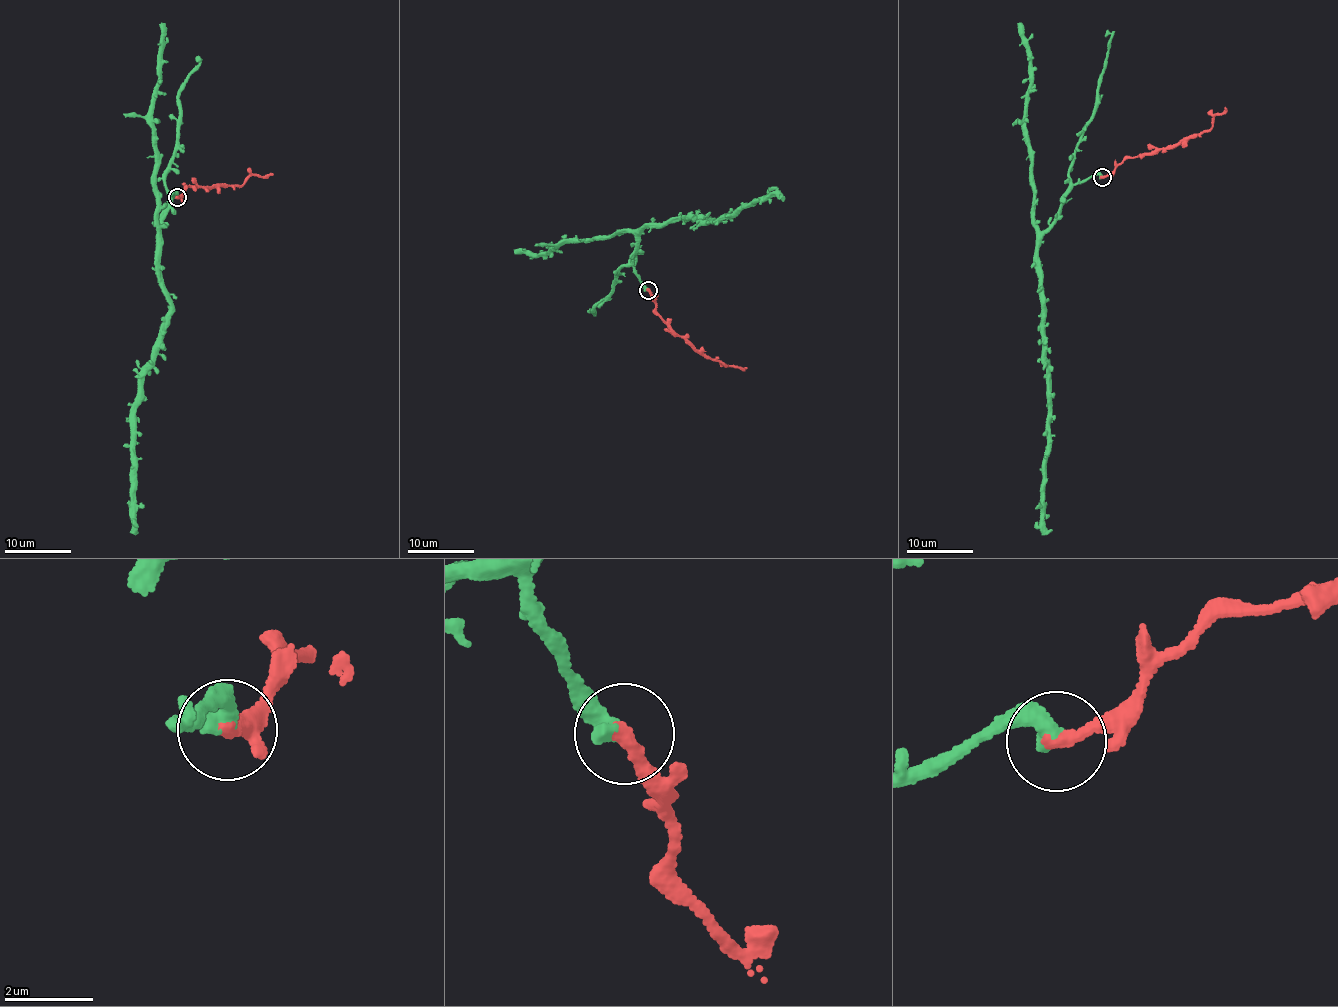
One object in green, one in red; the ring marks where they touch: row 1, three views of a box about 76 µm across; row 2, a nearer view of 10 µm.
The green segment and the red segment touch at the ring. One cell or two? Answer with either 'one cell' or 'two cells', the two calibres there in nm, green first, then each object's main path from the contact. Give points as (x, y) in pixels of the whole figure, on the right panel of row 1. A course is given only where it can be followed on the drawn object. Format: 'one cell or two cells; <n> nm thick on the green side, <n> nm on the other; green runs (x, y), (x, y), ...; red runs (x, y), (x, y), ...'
one cell; 460 nm thick on the green side, 320 nm on the other; green runs (1101, 177), (1089, 176), (1070, 188), (1059, 219), (1040, 239), (1039, 280), (1048, 377), (1043, 527), (1052, 530); red runs (1101, 177), (1127, 158), (1149, 155), (1201, 133), (1211, 127), (1214, 115), (1223, 112), (1225, 107)

